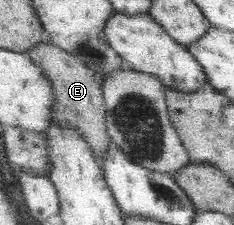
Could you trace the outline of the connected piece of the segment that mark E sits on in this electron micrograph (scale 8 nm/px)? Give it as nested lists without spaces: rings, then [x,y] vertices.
[[[47,41],[29,49],[31,58],[39,65],[47,79],[52,83],[55,94],[53,105],[54,121],[60,126],[70,126],[80,130],[84,139],[92,146],[100,161],[107,156],[107,149],[112,145],[107,130],[107,105],[103,96],[103,82],[100,73],[90,69],[85,61],[71,55],[65,49]]]

